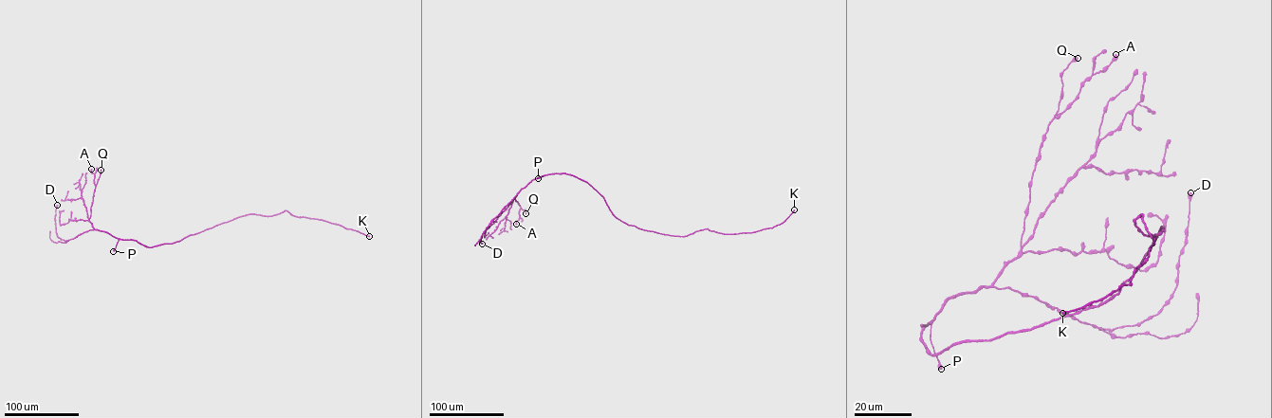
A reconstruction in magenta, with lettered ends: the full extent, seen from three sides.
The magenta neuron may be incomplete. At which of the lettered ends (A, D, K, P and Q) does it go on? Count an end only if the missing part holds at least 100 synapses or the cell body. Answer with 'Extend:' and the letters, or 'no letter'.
Extend: K

